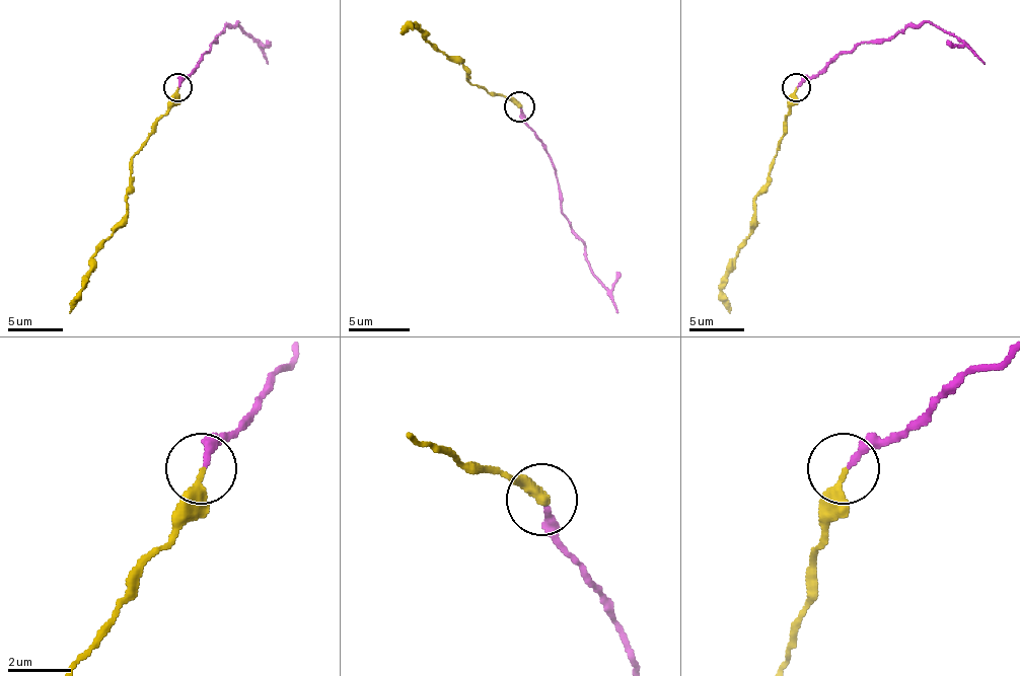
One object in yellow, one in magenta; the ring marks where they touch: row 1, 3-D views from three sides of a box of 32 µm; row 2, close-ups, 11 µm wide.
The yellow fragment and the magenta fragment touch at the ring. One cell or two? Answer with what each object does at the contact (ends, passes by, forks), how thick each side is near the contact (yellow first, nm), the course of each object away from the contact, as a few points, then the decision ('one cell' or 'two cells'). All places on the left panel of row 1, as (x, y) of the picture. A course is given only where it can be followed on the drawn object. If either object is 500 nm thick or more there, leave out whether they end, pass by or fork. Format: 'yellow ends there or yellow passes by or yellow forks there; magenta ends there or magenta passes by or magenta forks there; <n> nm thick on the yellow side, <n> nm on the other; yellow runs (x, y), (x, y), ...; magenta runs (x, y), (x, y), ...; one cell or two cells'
yellow ends there; magenta ends there; 240 nm thick on the yellow side, 200 nm on the other; yellow runs (176, 88), (176, 101), (133, 157), (127, 221), (93, 256), (93, 265), (80, 290), (80, 298), (69, 312); magenta runs (179, 88), (213, 41), (235, 21), (268, 63); one cell

